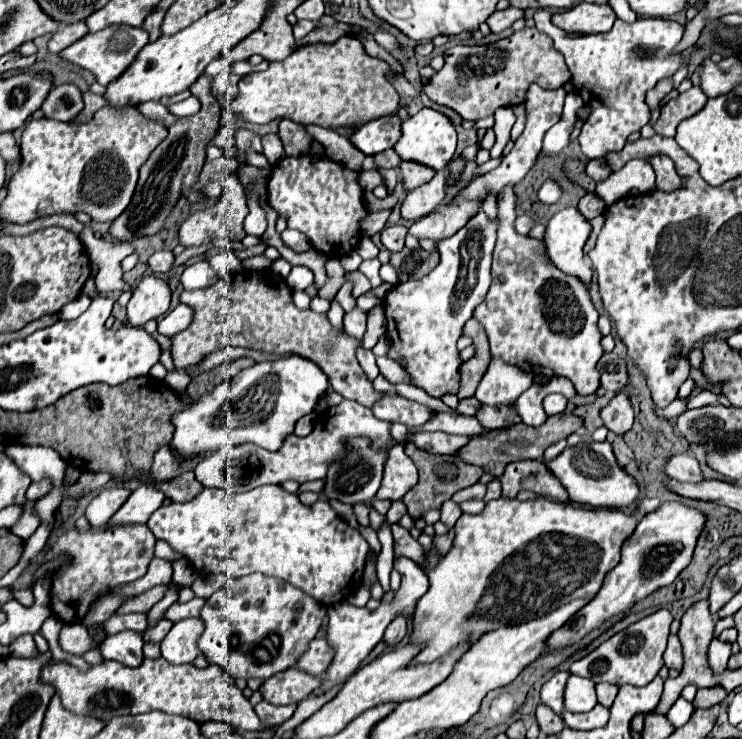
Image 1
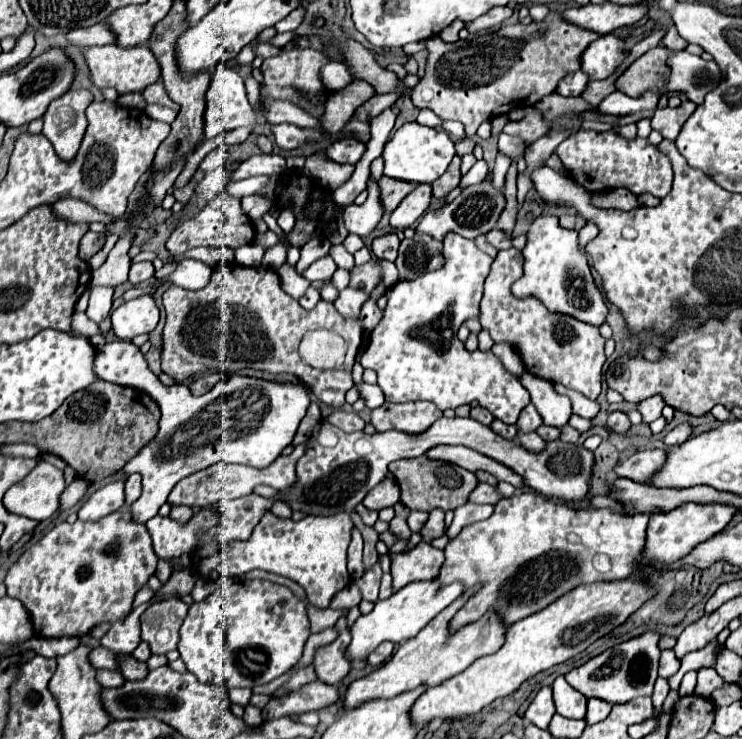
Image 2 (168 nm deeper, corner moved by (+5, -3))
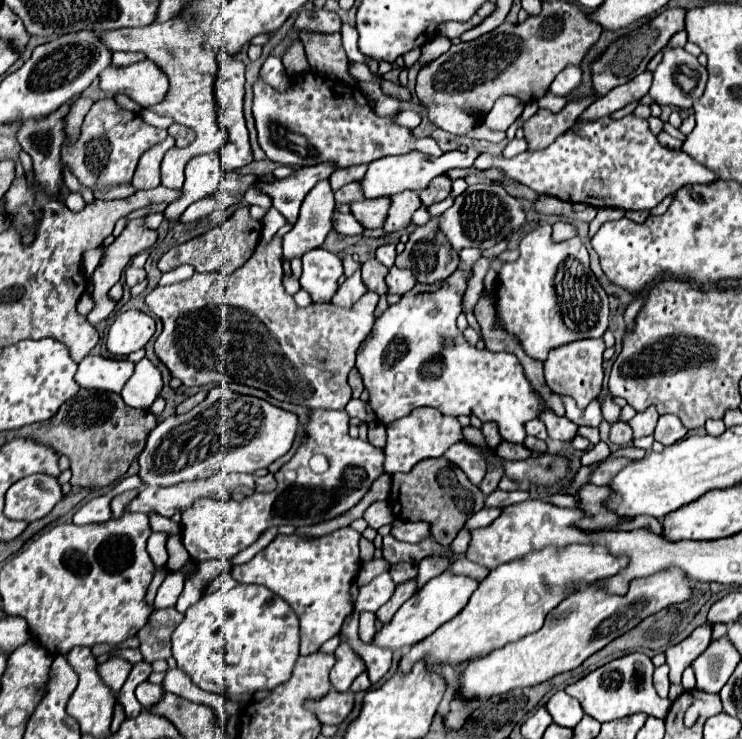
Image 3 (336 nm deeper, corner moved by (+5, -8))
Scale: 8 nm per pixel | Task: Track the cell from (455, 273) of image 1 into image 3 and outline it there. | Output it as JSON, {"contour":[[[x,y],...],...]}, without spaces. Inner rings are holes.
{"contour":[[[456,268],[452,276],[448,276],[446,280],[438,280],[436,284],[416,283],[410,292],[400,298],[398,304],[392,304],[380,316],[380,320],[376,320],[374,338],[356,356],[356,368],[362,374],[364,386],[370,392],[370,406],[374,408],[382,424],[398,420],[400,416],[406,416],[418,406],[432,406],[442,414],[476,414],[482,422],[496,422],[504,440],[522,444],[526,438],[524,424],[538,416],[540,400],[532,394],[530,382],[526,380],[522,366],[514,354],[472,348],[466,338],[458,332],[456,318],[462,314],[462,298],[470,278],[472,270]]]}

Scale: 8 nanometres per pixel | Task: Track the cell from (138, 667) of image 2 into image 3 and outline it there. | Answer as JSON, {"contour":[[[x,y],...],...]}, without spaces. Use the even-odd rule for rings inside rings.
{"contour":[[[142,682],[136,686],[136,698],[142,706],[152,706],[162,698],[162,686],[152,684],[152,682]]]}

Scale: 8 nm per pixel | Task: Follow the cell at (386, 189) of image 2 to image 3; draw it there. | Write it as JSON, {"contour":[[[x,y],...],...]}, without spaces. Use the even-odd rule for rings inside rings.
{"contour":[[[382,196],[376,200],[362,200],[362,202],[352,202],[352,214],[364,228],[382,228],[384,216],[388,214],[390,208],[390,198]]]}

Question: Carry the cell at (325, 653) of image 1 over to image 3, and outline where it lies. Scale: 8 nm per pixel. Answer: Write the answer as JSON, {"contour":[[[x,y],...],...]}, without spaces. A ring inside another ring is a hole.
{"contour":[[[342,642],[342,644],[336,648],[334,656],[336,656],[336,664],[334,664],[334,668],[330,670],[330,684],[332,684],[334,690],[346,692],[346,690],[350,688],[350,684],[354,682],[354,678],[356,678],[360,672],[366,670],[366,666],[364,666],[362,660],[356,658],[354,650],[352,650],[346,642]]]}

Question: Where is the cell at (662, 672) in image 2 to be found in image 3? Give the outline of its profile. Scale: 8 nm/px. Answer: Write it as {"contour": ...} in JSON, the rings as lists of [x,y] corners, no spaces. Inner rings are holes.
{"contour":[[[662,664],[654,670],[654,688],[658,692],[658,696],[668,698],[668,690],[670,690],[670,680],[668,680],[668,666]]]}

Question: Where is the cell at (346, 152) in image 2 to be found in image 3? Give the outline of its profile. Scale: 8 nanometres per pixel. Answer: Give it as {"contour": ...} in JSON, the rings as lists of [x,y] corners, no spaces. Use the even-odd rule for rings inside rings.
{"contour":[[[314,164],[312,168],[298,168],[292,176],[276,180],[274,184],[262,184],[260,188],[272,196],[274,208],[278,208],[286,222],[294,226],[304,196],[320,180],[328,180],[334,170],[336,164]]]}

